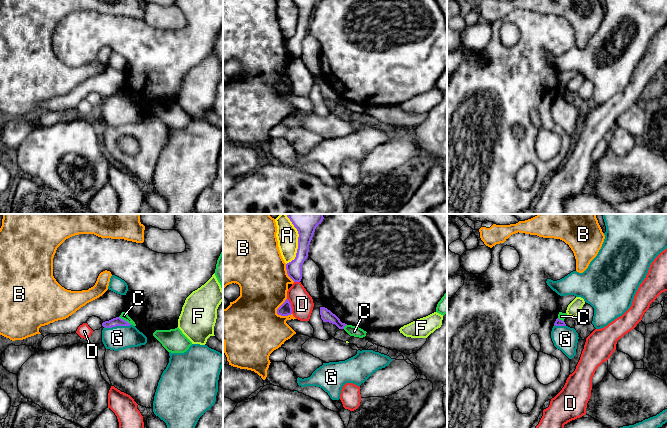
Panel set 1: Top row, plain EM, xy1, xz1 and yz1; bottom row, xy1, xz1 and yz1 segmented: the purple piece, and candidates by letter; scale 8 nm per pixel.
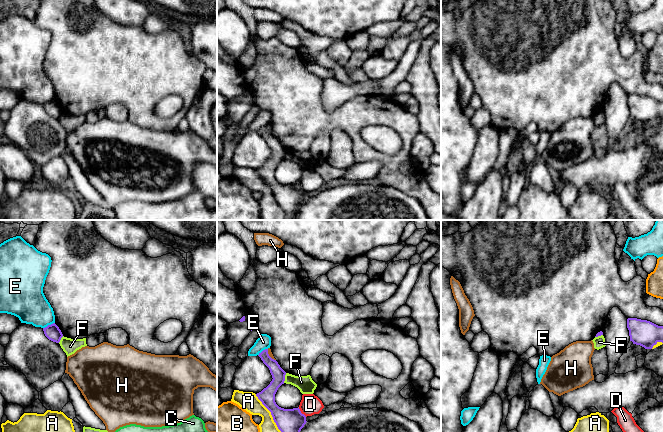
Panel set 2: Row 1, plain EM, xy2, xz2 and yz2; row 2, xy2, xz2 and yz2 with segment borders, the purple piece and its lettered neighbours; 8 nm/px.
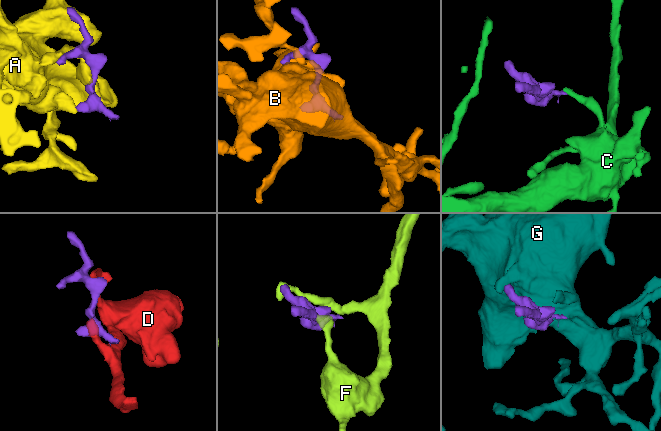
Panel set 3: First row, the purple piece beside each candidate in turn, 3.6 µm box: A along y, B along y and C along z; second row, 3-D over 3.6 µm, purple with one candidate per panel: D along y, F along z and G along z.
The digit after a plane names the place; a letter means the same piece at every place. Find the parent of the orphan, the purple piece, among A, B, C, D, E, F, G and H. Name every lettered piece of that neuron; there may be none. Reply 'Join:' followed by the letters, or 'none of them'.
Join: G

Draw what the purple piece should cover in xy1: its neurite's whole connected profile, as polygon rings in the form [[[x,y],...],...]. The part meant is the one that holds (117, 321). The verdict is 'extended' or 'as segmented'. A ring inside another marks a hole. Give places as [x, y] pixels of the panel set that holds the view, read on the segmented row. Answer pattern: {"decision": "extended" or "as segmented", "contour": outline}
{"decision": "extended", "contour": [[[120,317],[102,323],[102,342],[106,349],[119,351],[147,343],[147,337]]]}

